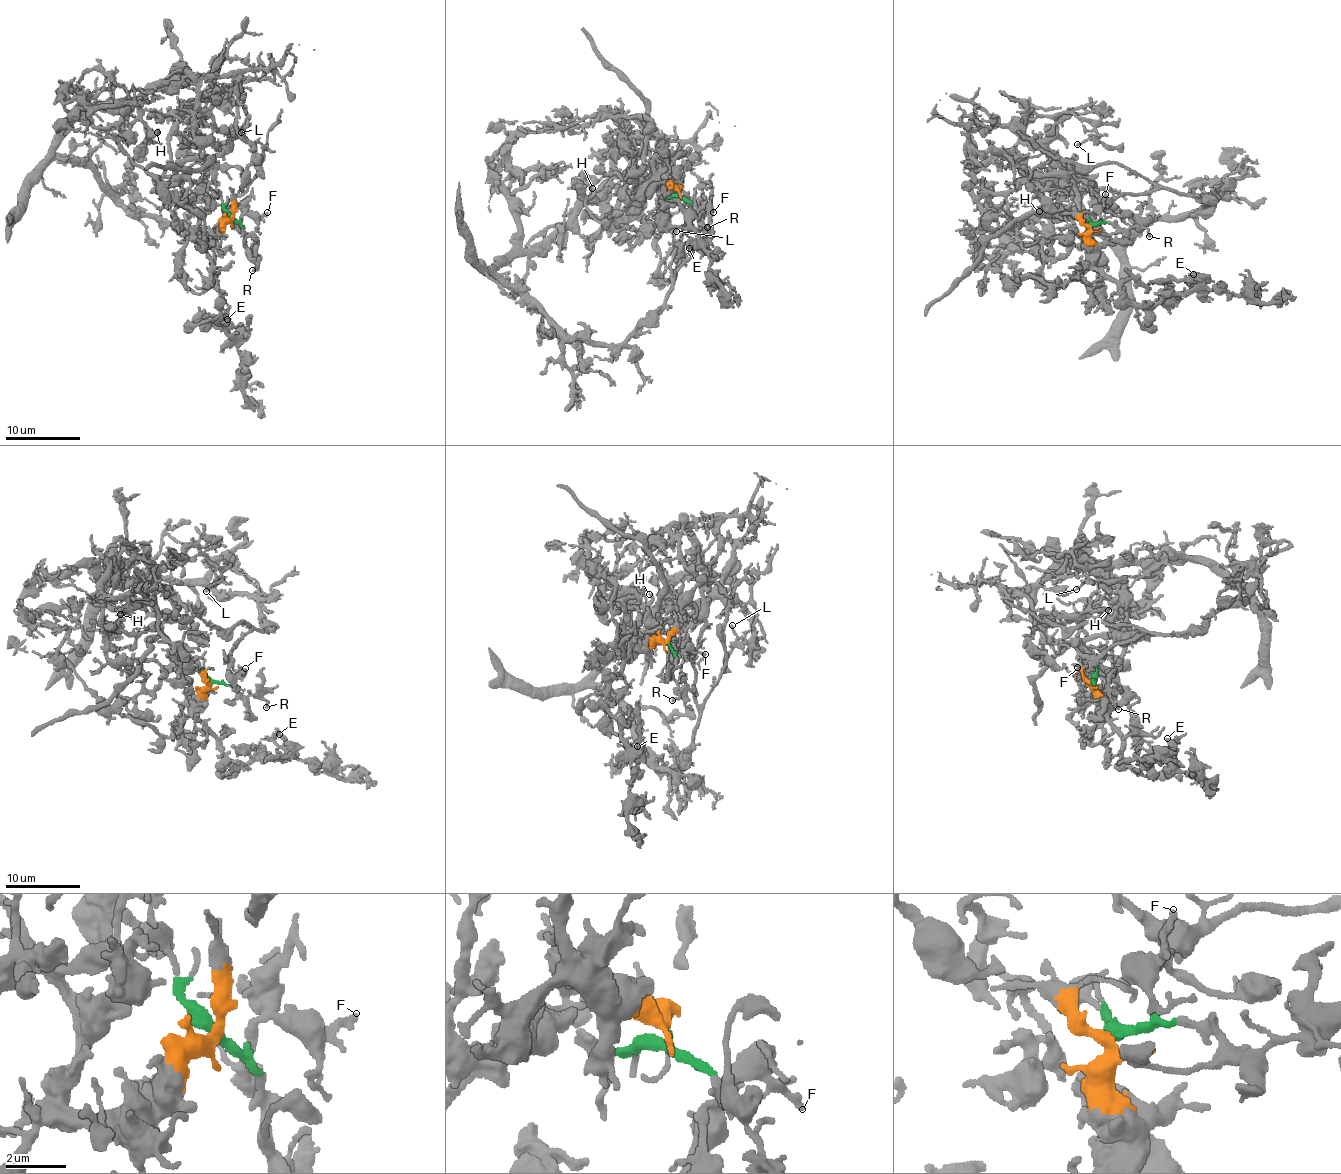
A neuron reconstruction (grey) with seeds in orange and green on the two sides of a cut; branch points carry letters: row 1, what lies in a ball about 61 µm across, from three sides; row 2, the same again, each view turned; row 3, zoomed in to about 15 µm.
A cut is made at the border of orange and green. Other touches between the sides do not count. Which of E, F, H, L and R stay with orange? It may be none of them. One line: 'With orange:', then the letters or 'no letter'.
With orange: E, F, H, L

